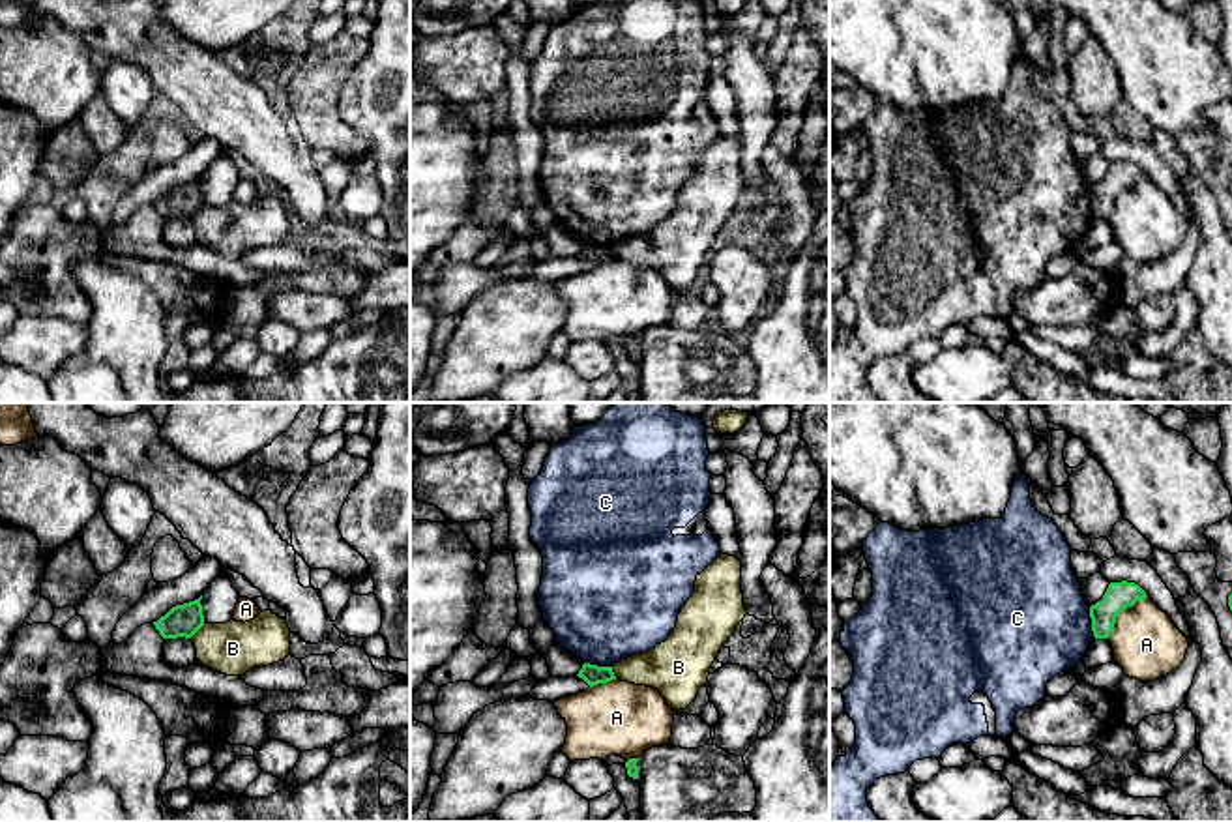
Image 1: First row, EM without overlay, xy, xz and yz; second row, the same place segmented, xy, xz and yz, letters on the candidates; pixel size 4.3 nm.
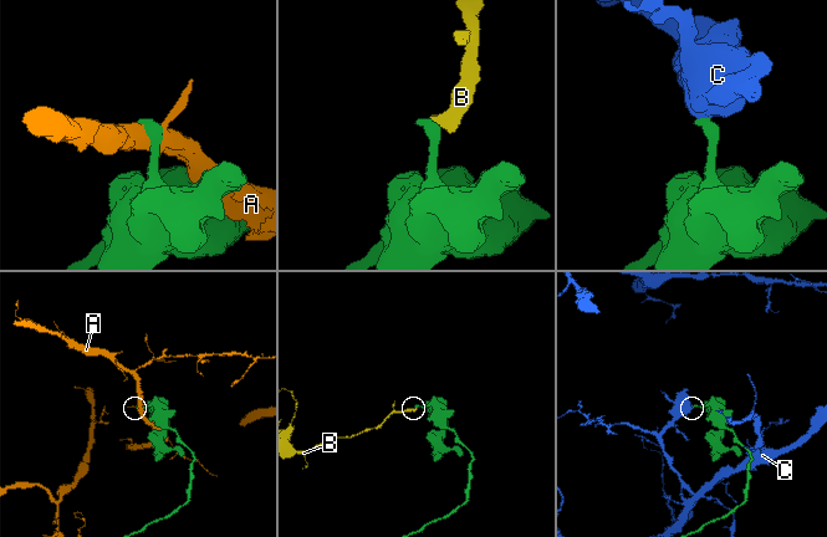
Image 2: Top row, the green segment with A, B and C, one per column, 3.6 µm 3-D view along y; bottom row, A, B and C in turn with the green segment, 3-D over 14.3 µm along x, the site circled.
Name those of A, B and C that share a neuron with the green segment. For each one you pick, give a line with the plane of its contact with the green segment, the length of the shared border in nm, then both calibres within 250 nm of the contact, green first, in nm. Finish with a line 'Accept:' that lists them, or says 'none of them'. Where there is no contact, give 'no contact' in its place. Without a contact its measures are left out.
Accept: none of them

